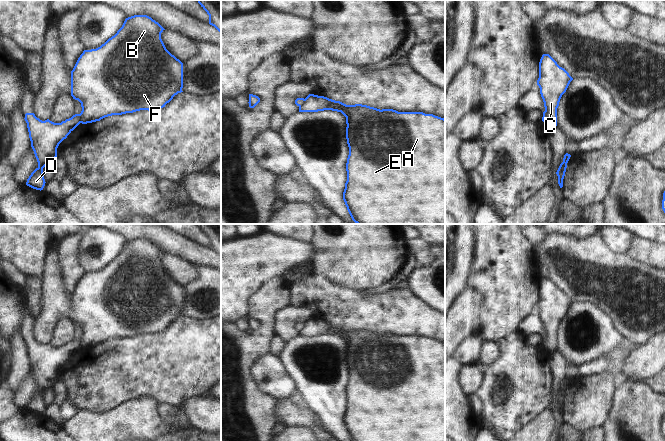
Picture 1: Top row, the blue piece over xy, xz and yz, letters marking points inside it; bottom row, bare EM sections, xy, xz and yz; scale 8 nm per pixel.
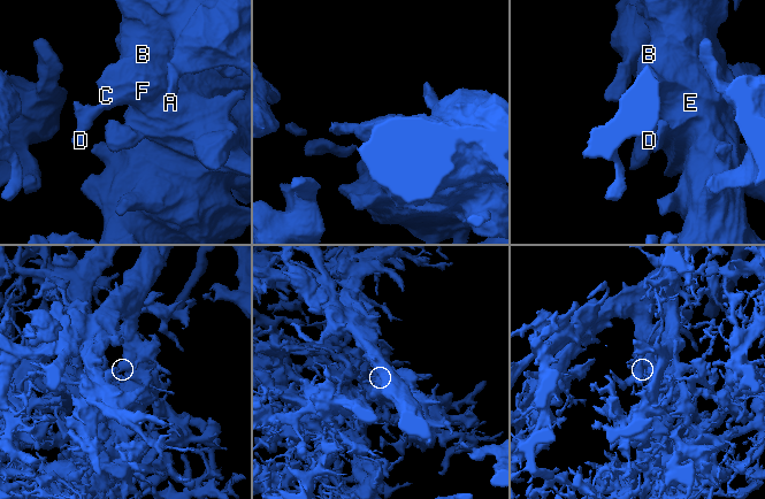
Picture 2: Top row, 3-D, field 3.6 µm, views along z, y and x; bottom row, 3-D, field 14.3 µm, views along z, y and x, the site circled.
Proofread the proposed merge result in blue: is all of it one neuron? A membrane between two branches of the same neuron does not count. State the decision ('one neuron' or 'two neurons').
two neurons

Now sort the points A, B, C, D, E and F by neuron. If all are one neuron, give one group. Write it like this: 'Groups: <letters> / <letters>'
Groups: A B C E F / D.

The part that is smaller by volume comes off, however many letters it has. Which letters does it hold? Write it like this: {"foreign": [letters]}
{"foreign": ["D"]}

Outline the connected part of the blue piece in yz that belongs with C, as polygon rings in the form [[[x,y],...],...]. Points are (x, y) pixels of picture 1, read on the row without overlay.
[[[549,278],[542,279],[537,309],[545,331],[542,345],[551,353],[557,350],[557,332],[572,304],[569,297],[560,291]]]

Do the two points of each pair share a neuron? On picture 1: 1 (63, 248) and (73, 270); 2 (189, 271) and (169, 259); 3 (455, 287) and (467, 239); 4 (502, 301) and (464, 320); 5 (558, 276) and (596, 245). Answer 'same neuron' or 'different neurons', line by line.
1: same neuron
2: same neuron
3: same neuron
4: different neurons
5: same neuron

